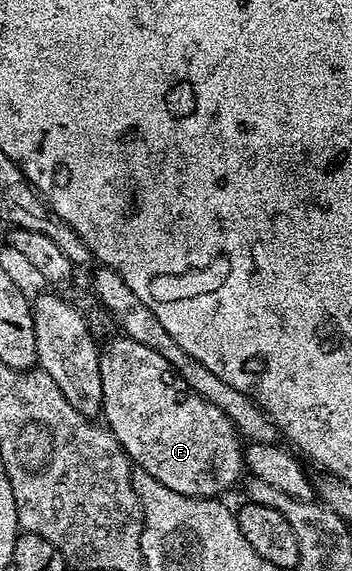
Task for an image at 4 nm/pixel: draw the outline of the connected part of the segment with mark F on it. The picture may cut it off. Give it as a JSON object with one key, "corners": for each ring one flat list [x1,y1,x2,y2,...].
{"corners":[[123,335,113,336,105,345,100,349,102,417,133,466,154,475,162,487,170,487,170,491,178,491,178,495,219,498,224,495,220,493,235,487,236,480,238,485,240,472,243,474,246,466,242,438,234,423,230,423,214,403,195,393,158,351,142,347,142,343,134,343,134,339]]}

